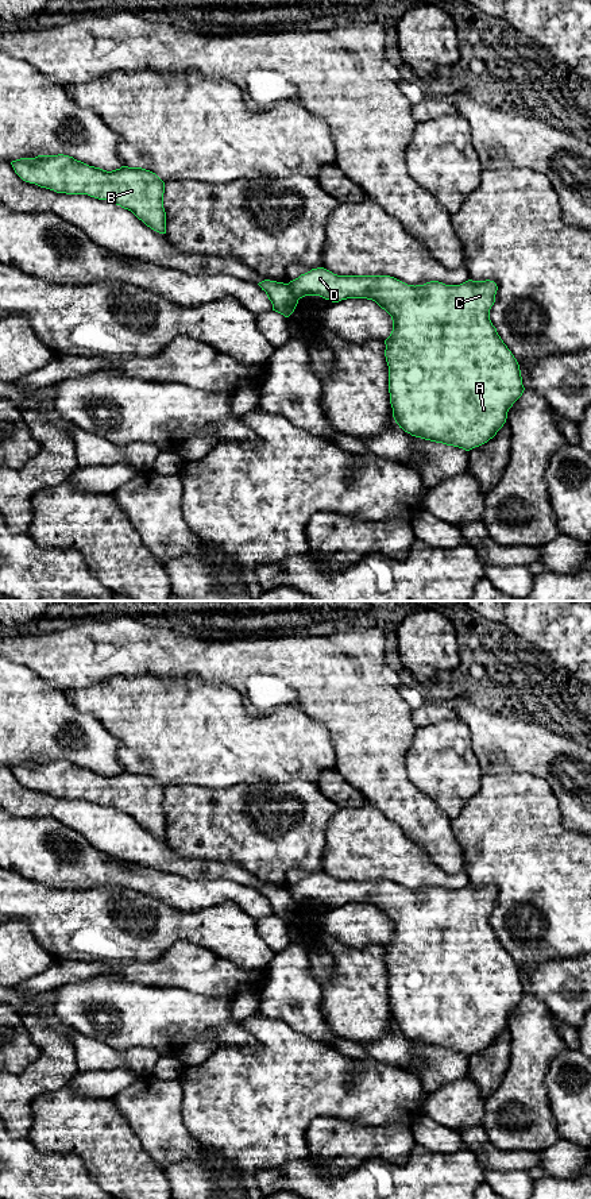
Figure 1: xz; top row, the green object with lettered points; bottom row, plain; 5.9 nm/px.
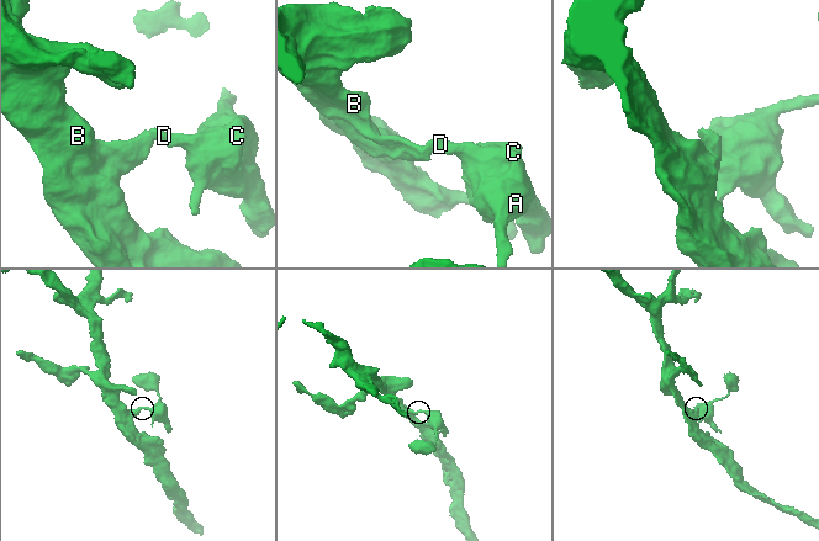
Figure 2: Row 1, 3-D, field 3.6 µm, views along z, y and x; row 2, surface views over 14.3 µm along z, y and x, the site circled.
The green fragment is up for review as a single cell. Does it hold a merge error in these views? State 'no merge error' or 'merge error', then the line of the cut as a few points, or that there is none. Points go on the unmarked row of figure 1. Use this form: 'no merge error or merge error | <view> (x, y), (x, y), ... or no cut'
merge error | xz (286, 889), (298, 903)

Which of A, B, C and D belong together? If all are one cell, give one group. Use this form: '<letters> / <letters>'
A C D / B

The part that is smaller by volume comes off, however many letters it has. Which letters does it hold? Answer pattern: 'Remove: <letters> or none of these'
Remove: A, C, D

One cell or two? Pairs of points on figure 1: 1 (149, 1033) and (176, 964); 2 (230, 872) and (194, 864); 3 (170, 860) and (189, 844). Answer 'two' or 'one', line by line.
1: two
2: one
3: two

